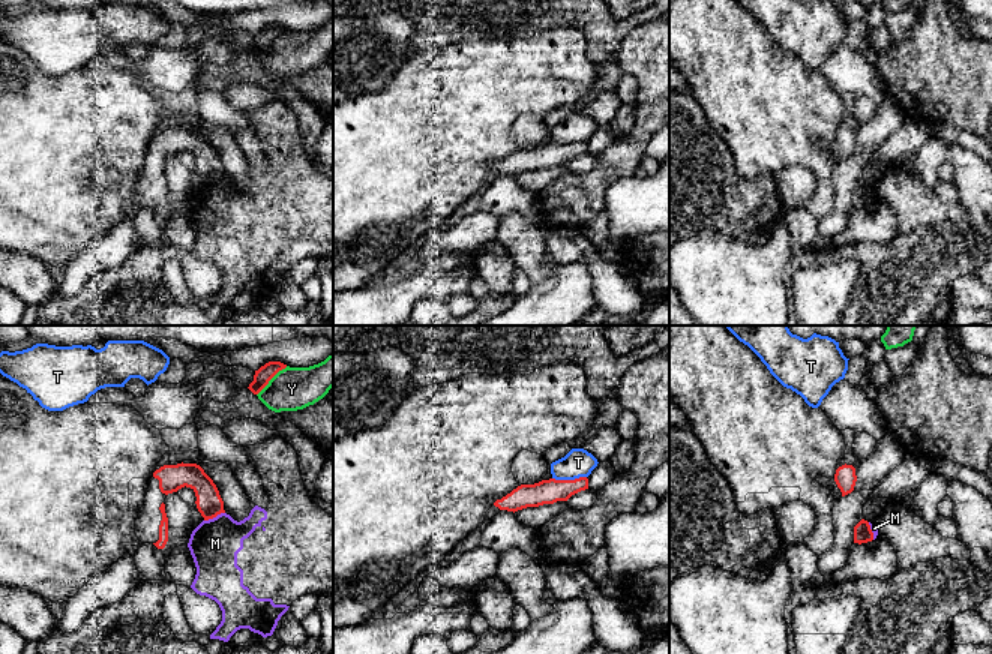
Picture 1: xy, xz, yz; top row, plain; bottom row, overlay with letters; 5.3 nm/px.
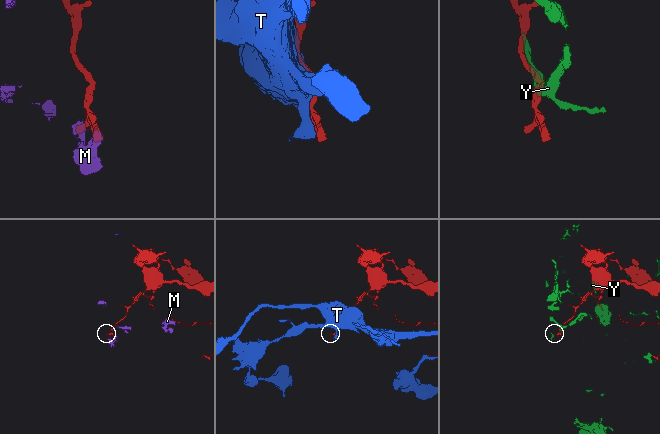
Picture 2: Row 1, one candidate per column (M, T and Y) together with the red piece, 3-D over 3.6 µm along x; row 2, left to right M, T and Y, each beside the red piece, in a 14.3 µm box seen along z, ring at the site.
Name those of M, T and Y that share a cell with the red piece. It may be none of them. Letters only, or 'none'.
none

